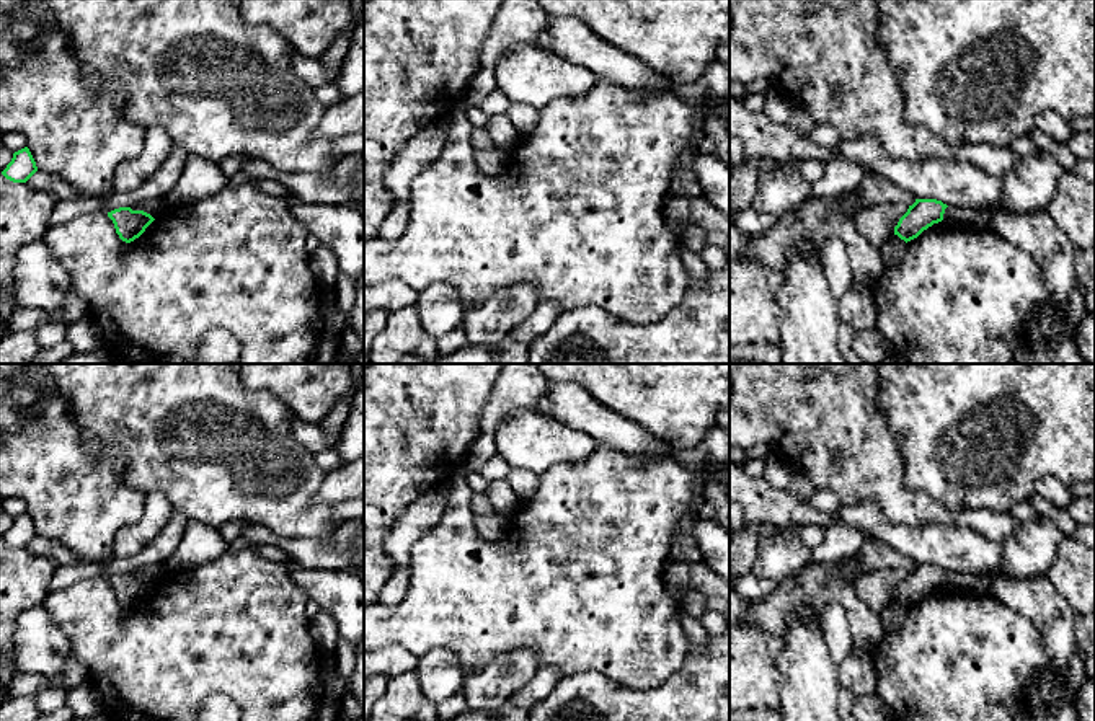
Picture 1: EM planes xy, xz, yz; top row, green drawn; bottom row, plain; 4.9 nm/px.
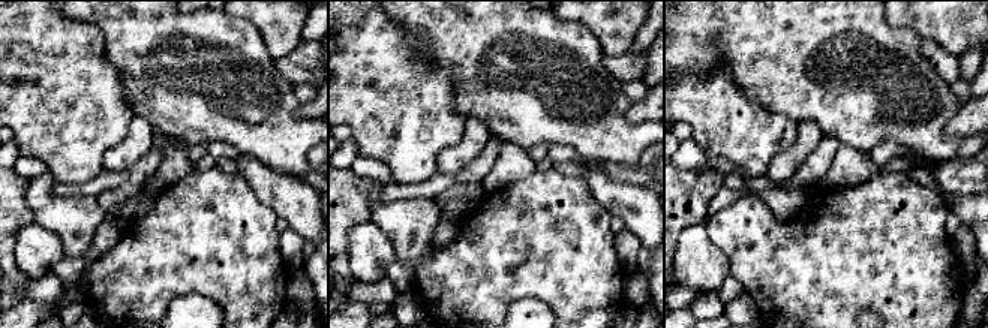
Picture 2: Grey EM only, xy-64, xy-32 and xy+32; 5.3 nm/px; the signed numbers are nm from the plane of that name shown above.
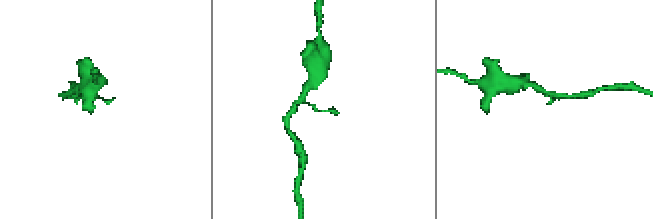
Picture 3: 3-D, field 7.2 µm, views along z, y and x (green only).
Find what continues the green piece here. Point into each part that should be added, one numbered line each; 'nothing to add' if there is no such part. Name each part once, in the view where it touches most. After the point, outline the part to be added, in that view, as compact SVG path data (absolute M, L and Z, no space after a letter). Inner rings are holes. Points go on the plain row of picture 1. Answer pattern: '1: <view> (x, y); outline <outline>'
nothing to add

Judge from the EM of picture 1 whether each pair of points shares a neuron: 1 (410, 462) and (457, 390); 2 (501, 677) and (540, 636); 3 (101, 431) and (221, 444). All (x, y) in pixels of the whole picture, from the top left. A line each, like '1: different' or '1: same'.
1: same
2: different
3: same

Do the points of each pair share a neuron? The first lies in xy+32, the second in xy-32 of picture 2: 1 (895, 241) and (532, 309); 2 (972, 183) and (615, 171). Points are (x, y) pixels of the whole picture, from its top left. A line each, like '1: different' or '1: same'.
1: different
2: same

